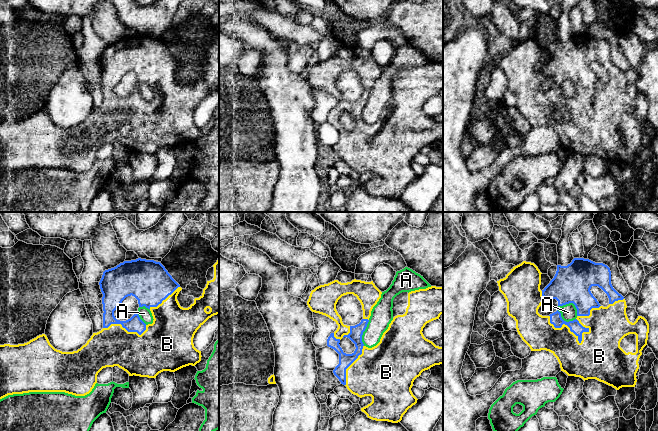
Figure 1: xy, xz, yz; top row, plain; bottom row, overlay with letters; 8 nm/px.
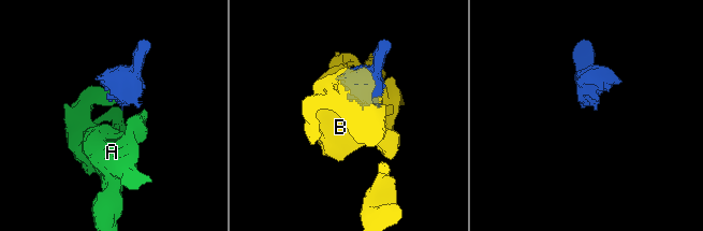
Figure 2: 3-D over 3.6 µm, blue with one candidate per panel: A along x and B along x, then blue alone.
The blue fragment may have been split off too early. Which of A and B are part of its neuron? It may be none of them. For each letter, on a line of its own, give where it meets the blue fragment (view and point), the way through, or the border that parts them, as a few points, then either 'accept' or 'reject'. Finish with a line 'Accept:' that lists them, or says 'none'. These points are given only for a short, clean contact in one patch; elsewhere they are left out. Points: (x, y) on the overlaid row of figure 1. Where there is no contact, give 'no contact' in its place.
A: contact yz (571, 302); border yz (558, 305), (572, 303), (577, 315); reject
B: contact yz (570, 330); accept
Accept: B

